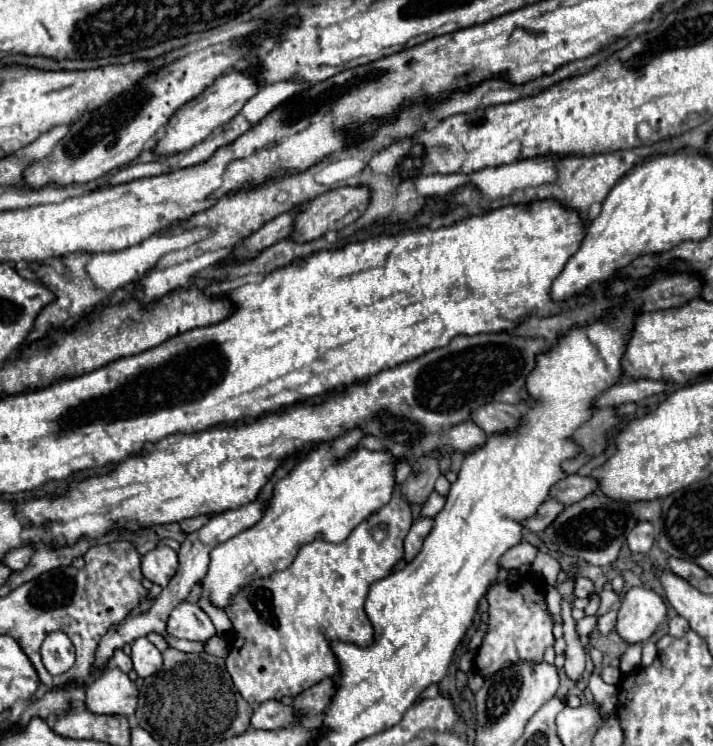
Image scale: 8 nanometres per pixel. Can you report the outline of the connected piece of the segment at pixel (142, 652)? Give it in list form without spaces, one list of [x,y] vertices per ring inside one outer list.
[[[138,638],[134,644],[132,644],[132,664],[134,664],[134,670],[140,678],[148,678],[152,676],[156,670],[160,670],[162,666],[162,654],[160,650],[148,642],[148,638]]]

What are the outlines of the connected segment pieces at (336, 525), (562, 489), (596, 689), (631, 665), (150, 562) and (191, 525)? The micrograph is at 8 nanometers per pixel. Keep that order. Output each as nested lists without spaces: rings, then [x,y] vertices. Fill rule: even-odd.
[[[350,430],[334,442],[318,446],[314,452],[304,456],[292,472],[274,484],[262,520],[212,548],[208,574],[200,580],[212,606],[226,610],[232,596],[244,590],[248,582],[268,578],[276,570],[288,568],[298,550],[308,542],[344,542],[362,520],[390,502],[396,484],[394,456],[390,452],[370,452],[360,448],[352,452],[348,460],[338,462],[348,456],[350,448],[356,448],[362,436],[362,430]]]
[[[570,474],[550,488],[550,498],[568,506],[572,502],[580,502],[580,498],[586,498],[588,494],[594,494],[594,490],[596,490],[596,480],[588,476]]]
[[[596,672],[590,674],[590,680],[588,680],[588,688],[592,692],[592,700],[594,704],[598,706],[598,714],[606,720],[610,716],[616,714],[616,686],[610,686],[606,684]]]
[[[630,644],[624,650],[624,654],[620,656],[620,670],[624,674],[628,674],[640,666],[640,652],[642,652],[642,644]]]
[[[156,546],[142,558],[142,574],[148,578],[152,584],[158,586],[168,586],[170,578],[178,570],[178,556],[172,548],[168,546]]]
[[[196,516],[196,518],[188,518],[188,520],[184,520],[180,526],[182,526],[182,530],[186,532],[186,534],[190,534],[190,532],[196,532],[198,528],[202,528],[206,522],[210,520],[210,516]]]

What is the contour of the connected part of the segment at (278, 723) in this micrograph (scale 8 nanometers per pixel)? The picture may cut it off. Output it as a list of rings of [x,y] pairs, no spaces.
[[[268,700],[262,702],[254,714],[250,716],[250,728],[254,730],[280,730],[288,728],[290,722],[294,722],[294,714],[290,706],[284,706],[282,702]]]

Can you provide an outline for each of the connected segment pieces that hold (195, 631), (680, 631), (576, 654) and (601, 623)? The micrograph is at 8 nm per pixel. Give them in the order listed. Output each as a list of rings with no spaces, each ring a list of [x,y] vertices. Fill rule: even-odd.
[[[180,602],[168,616],[166,634],[174,638],[184,638],[184,640],[206,642],[212,636],[216,636],[216,628],[208,618],[208,614],[198,604]]]
[[[676,616],[676,618],[672,618],[670,620],[670,628],[668,628],[668,632],[672,634],[672,636],[676,636],[676,638],[680,638],[680,636],[684,636],[686,632],[688,632],[688,622],[682,618],[682,616]]]
[[[562,602],[562,616],[564,616],[564,640],[566,640],[566,662],[564,672],[572,682],[580,682],[584,678],[584,648],[578,640],[578,634],[574,630],[574,618],[570,616],[572,606],[568,602]]]
[[[610,610],[598,620],[598,630],[602,632],[602,636],[608,636],[614,630],[614,626],[616,626],[616,610]]]

